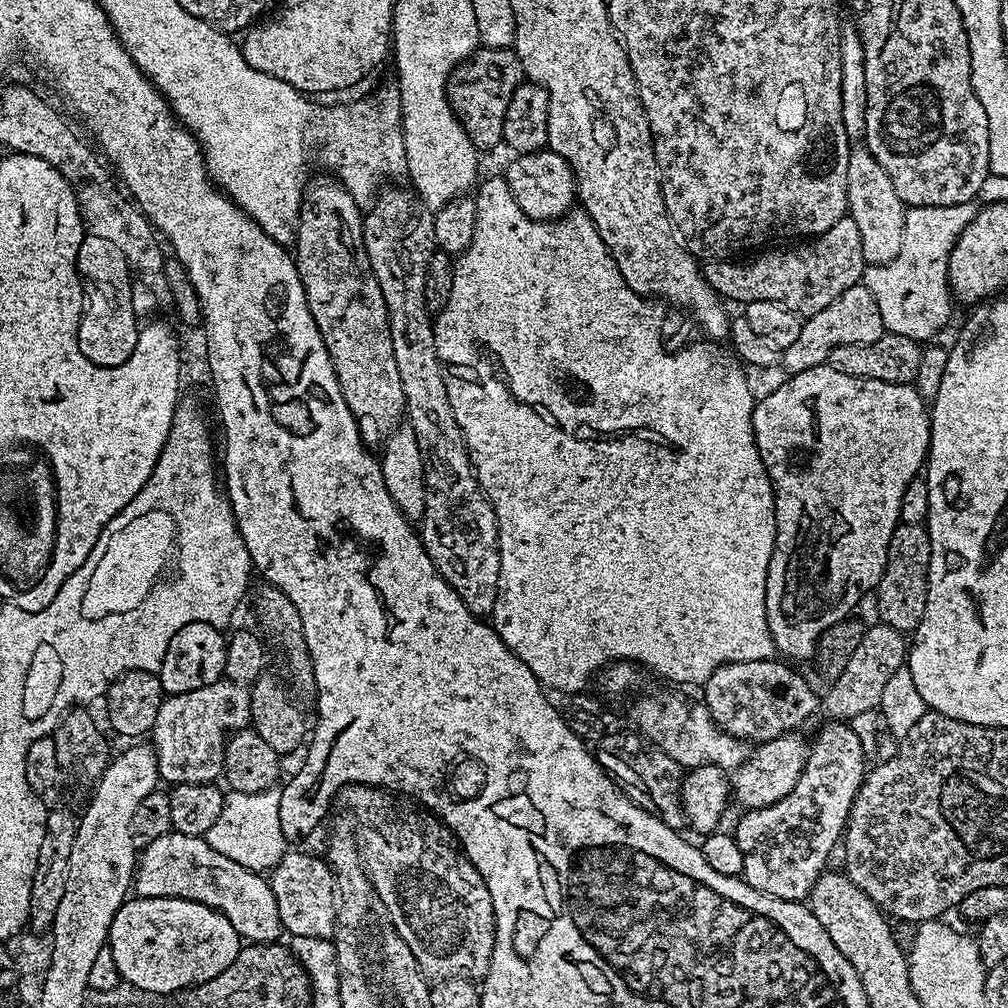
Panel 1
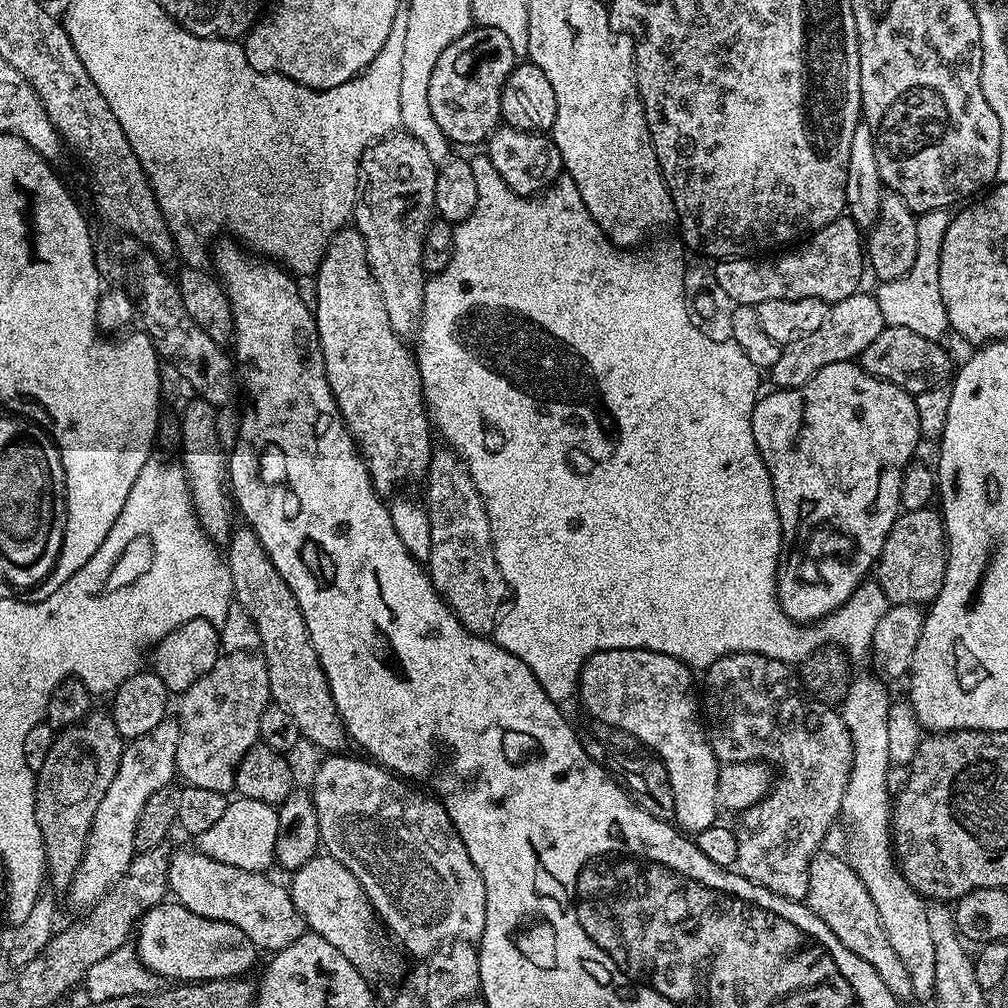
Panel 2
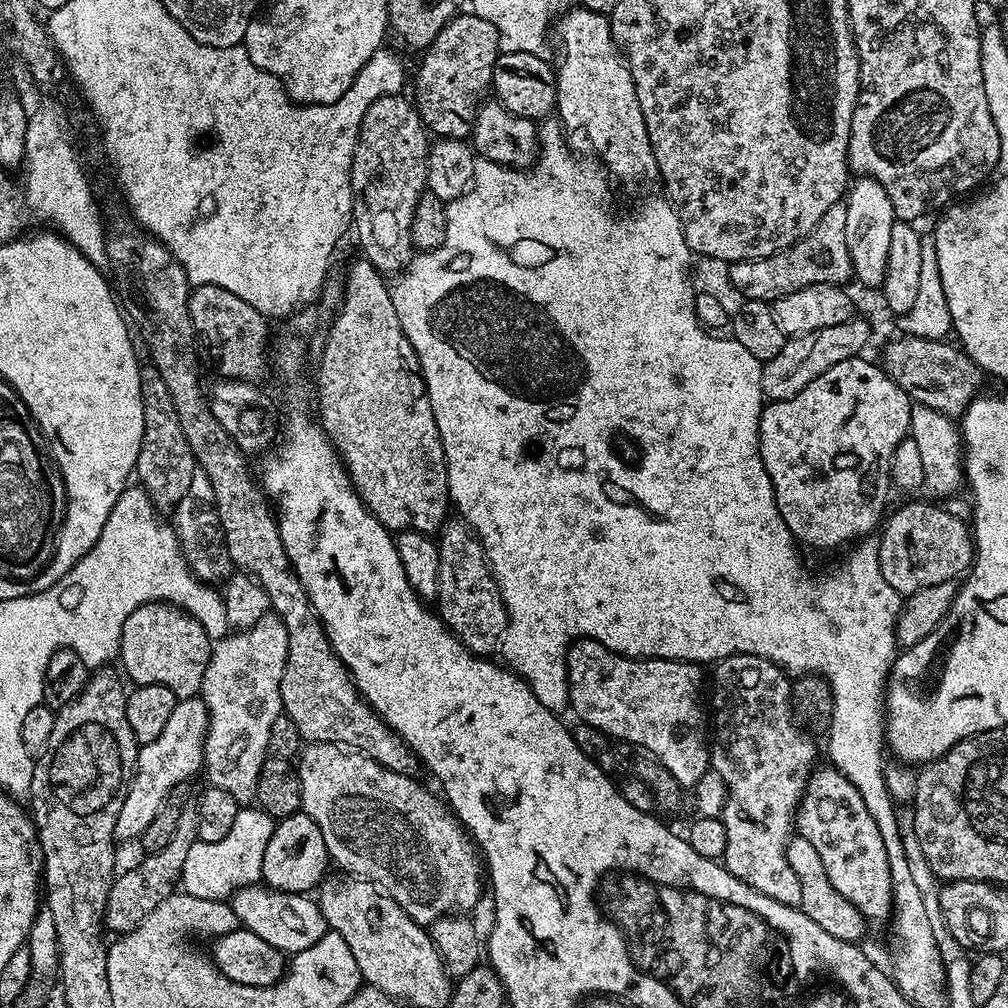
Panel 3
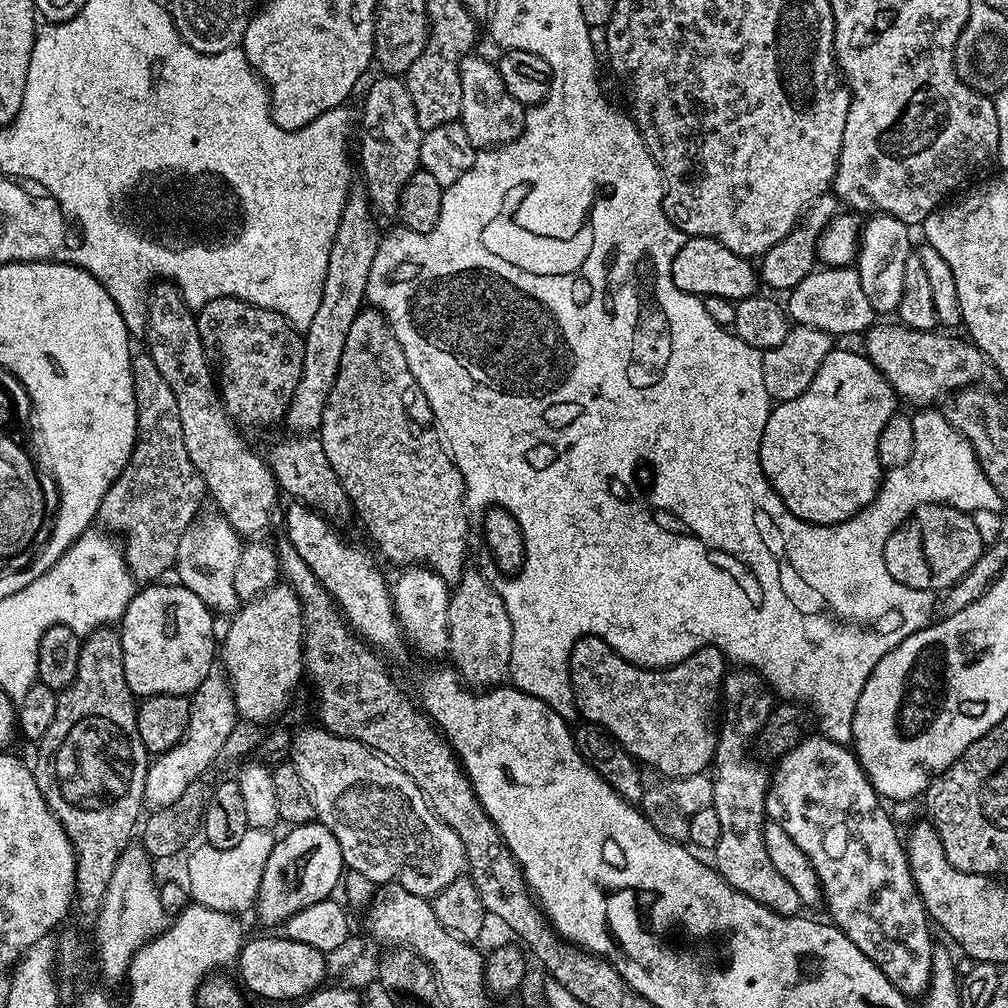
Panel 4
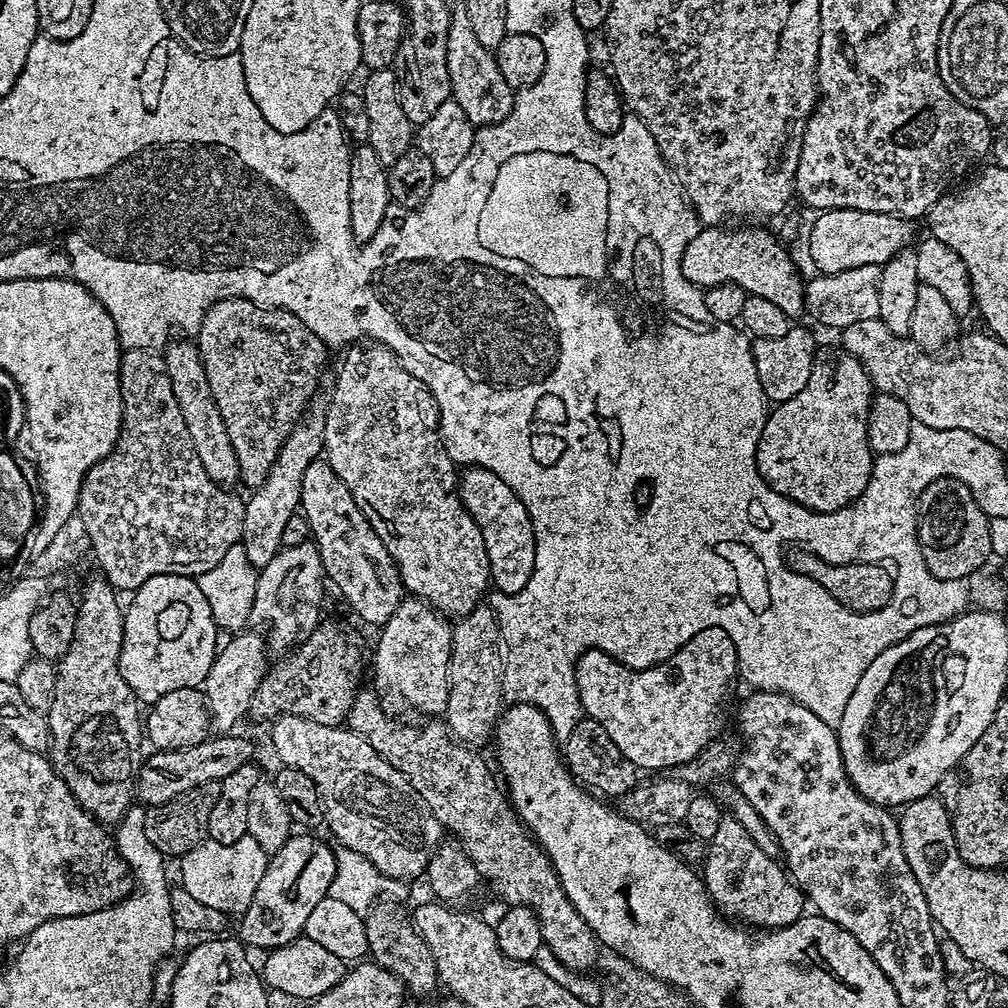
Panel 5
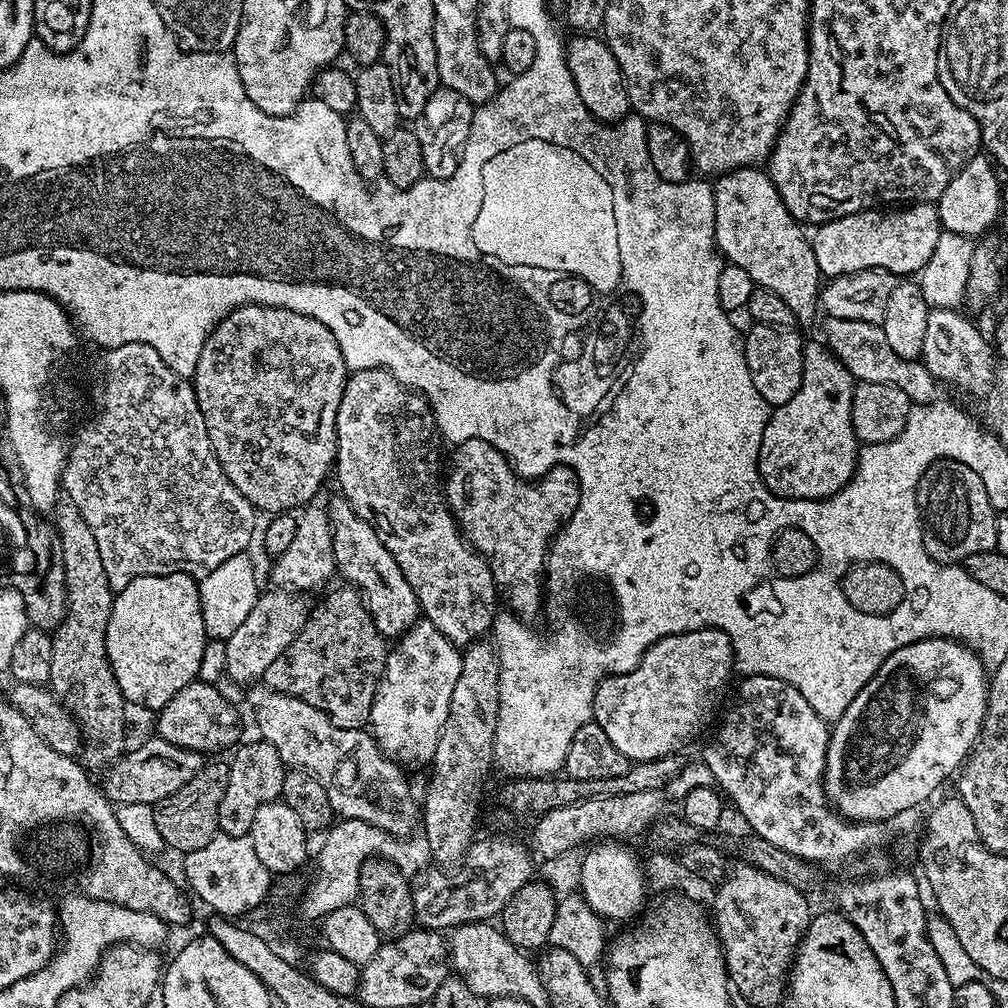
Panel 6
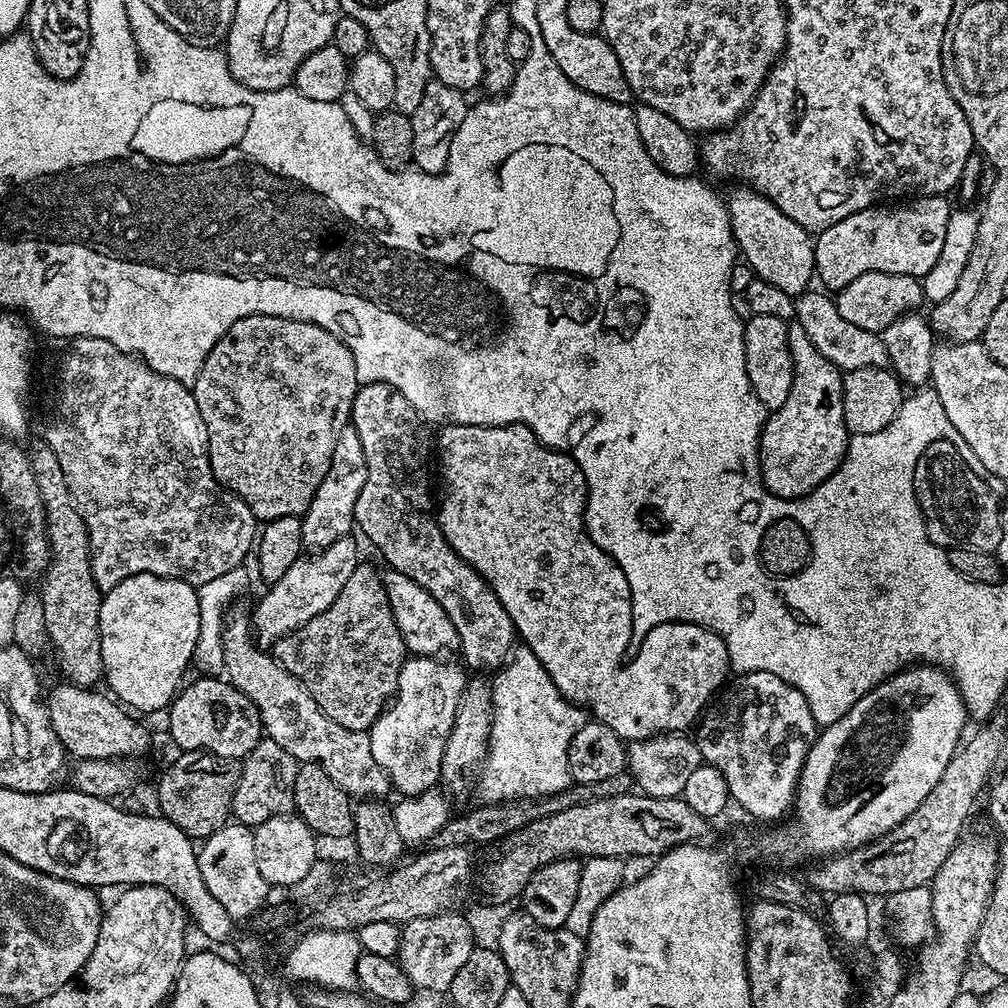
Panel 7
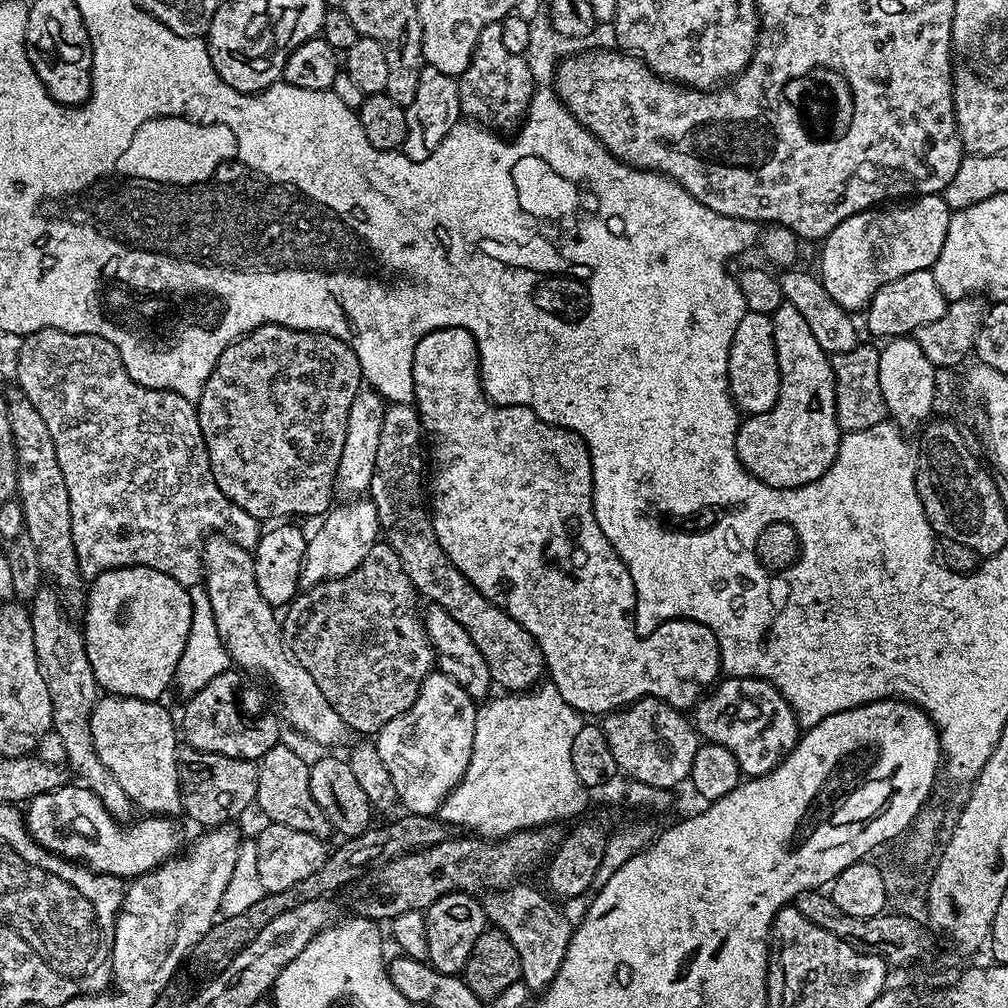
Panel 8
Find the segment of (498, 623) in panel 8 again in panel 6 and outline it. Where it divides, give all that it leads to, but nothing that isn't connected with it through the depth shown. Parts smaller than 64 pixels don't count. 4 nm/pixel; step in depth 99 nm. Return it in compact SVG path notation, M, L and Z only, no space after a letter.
M367 368L349 375L342 394L342 402L338 402L334 480L336 476L337 482L340 483L339 491L344 499L350 502L350 506L356 511L358 518L366 518L366 522L370 522L370 526L374 526L378 538L382 538L382 546L386 546L386 550L390 550L390 554L394 554L394 562L398 562L402 574L406 574L406 582L410 582L410 586L418 598L423 619L429 620L451 644L467 646L477 643L491 633L492 624L498 615L498 607L496 608L498 593L490 566L483 556L469 545L464 533L461 532L459 524L452 516L451 508L448 507L445 493L442 491L441 477L440 480L436 477L440 472L440 444L442 445L442 440L438 435L432 407L428 405L428 399L423 394L417 392L415 388L409 388L406 384L400 384L398 378L394 378L394 374L387 368Z

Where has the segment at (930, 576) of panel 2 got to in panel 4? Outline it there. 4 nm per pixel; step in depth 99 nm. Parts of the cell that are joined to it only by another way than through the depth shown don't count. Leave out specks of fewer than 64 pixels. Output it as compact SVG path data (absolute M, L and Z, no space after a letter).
M923 504L914 509L907 521L900 525L884 547L886 570L898 582L911 588L932 592L946 590L978 562L984 552L986 541L967 512L949 504Z

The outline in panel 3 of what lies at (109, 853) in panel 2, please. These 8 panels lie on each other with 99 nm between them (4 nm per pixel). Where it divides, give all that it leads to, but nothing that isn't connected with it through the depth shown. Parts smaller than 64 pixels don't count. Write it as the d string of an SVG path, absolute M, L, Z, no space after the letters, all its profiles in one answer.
M199 695L177 699L174 710L154 742L139 745L136 770L124 793L122 810L118 810L115 839L135 841L154 822L154 814L164 807L172 788L201 771L204 762L204 739L208 733L208 707Z

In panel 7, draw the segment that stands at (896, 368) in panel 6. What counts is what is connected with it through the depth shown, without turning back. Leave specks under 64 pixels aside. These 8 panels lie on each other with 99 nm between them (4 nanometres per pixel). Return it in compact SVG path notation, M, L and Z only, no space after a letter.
M807 290L795 297L795 323L800 324L802 330L806 330L810 342L814 342L814 350L818 350L818 354L822 354L822 358L834 362L834 366L839 368L841 373L863 368L885 367L888 364L888 355L883 339L875 332L862 330L858 326L846 322L846 318L842 318L842 314L838 314L835 299L827 291L819 291Z

